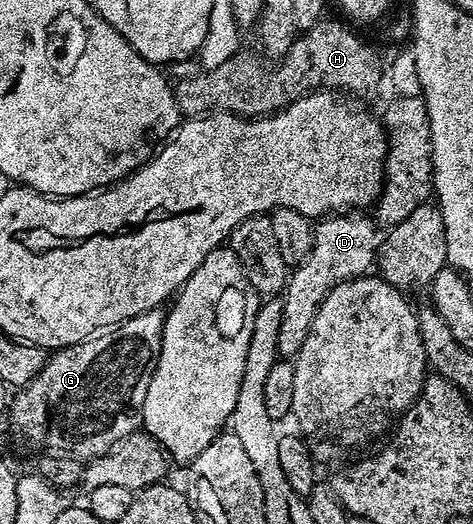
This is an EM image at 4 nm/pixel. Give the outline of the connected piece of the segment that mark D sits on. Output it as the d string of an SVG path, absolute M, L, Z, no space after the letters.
M329 214L318 223L313 230L313 248L309 255L301 263L292 269L291 275L283 289L283 322L279 322L279 346L278 353L285 358L296 357L297 352L303 346L307 334L311 330L311 322L319 310L319 306L325 300L325 295L329 289L338 282L348 280L354 276L366 273L375 264L375 256L379 247L378 225L368 220L365 216L353 216L357 214Z

